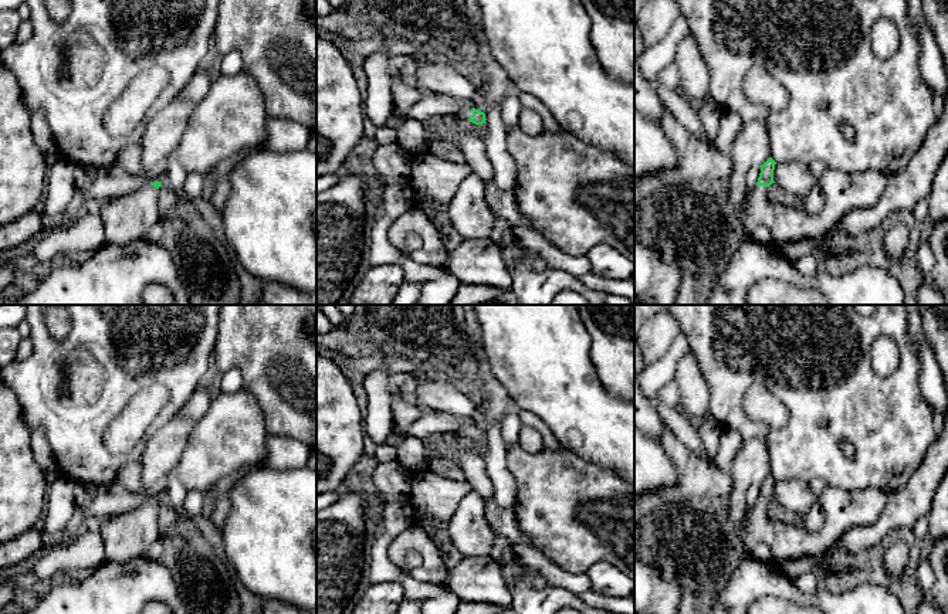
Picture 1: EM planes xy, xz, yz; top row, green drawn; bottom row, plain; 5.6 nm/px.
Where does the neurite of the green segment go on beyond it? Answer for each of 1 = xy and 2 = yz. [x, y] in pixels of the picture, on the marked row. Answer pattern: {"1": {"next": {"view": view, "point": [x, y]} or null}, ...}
{"1": {"next": {"view": "xy", "point": [127, 219]}}, "2": {"next": {"view": "yz", "point": [843, 192]}}}

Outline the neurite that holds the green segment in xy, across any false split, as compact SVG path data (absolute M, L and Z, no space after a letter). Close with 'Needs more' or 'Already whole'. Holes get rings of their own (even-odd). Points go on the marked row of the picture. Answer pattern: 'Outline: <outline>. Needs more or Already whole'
Outline: M160 182L146 183L140 189L108 199L99 213L108 244L123 245L142 240L158 223L158 189Z. Needs more

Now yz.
Outline: M769 157L761 164L761 173L756 186L746 194L742 203L741 225L752 234L758 225L765 225L771 234L773 244L779 248L788 242L826 235L827 231L846 213L854 208L869 208L878 203L887 186L887 176L877 170L866 170L857 173L846 173L842 170L827 169L819 179L819 184L825 191L825 204L819 213L808 213L802 206L788 206L772 201L769 199L769 186L773 182L773 170L776 162Z. Needs more

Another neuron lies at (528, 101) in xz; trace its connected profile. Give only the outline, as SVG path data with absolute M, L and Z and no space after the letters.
M518 92L518 99L524 108L528 108L534 112L536 112L542 119L544 130L546 132L559 132L561 126L549 112L549 109L534 95L527 92Z

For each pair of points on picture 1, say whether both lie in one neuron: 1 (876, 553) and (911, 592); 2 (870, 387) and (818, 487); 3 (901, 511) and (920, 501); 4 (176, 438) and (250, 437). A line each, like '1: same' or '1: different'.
1: same
2: different
3: same
4: different

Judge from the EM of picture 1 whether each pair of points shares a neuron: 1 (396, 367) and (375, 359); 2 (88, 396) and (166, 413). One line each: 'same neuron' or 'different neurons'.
1: same neuron
2: same neuron

